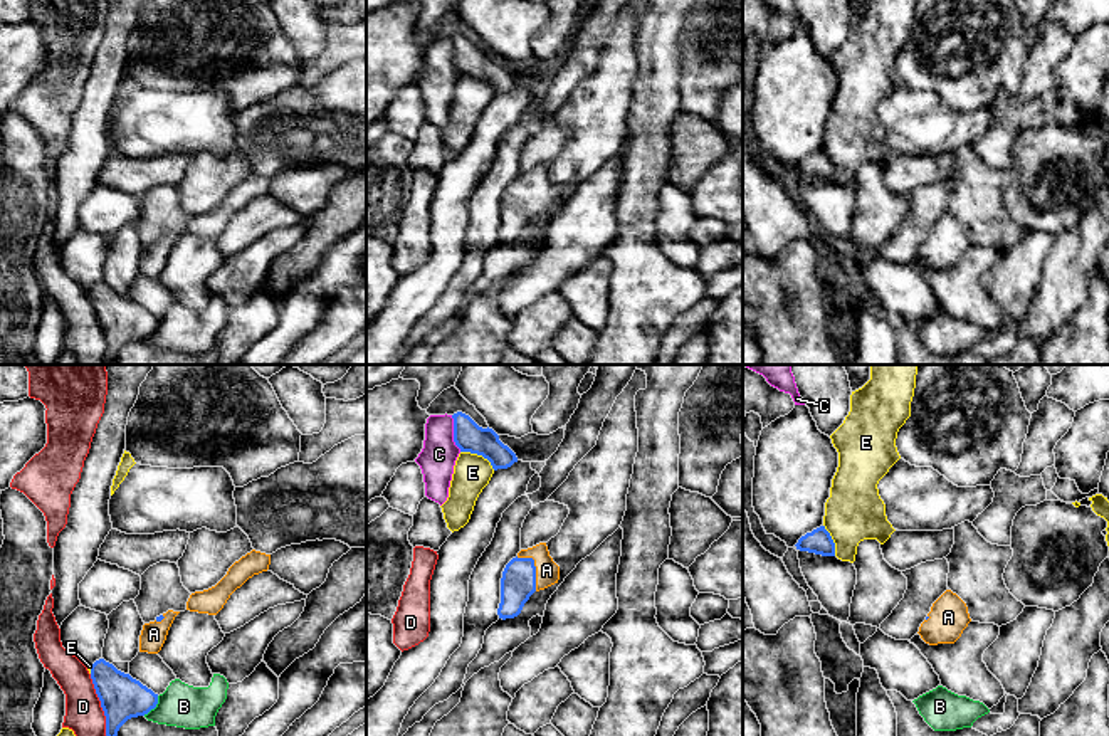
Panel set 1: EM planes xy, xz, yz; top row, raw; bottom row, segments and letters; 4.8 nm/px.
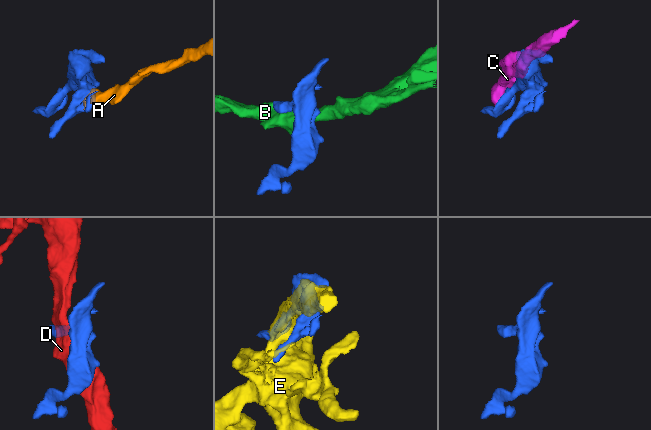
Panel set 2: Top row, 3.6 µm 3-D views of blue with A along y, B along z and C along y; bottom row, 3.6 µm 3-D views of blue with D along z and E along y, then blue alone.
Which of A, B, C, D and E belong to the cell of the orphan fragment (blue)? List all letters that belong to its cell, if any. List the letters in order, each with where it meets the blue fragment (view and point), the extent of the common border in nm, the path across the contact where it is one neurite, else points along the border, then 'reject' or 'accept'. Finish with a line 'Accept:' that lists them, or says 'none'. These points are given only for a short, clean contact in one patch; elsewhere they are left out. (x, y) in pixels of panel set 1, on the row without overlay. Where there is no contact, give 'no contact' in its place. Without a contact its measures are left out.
A: xz (535, 190) | 190 nm | across xz (518, 207), (535, 190), (546, 194) | accept
B: xy (153, 331) | 120 nm | reject
C: xz (454, 57) | 180 nm | reject
D: xy (101, 330) | 340 nm | reject
E: xz (479, 78) | 190 nm | reject
Accept: A

